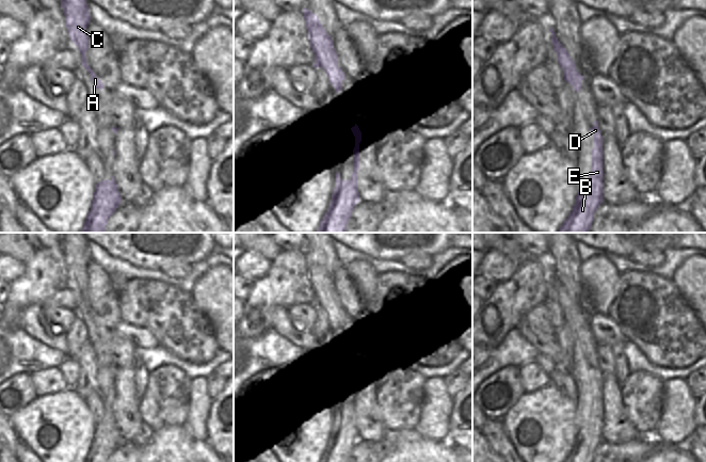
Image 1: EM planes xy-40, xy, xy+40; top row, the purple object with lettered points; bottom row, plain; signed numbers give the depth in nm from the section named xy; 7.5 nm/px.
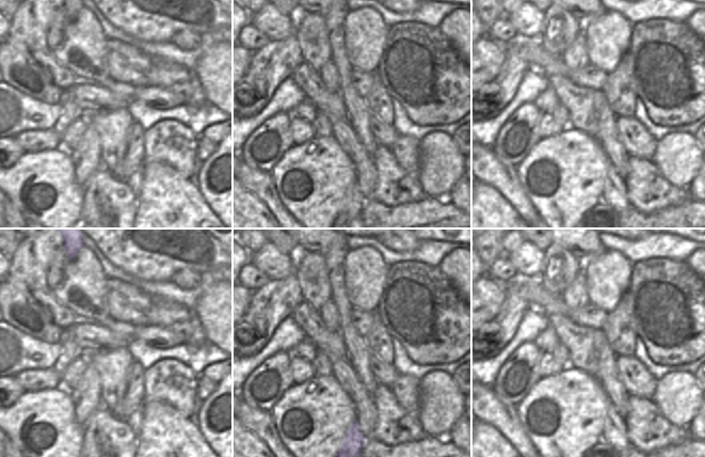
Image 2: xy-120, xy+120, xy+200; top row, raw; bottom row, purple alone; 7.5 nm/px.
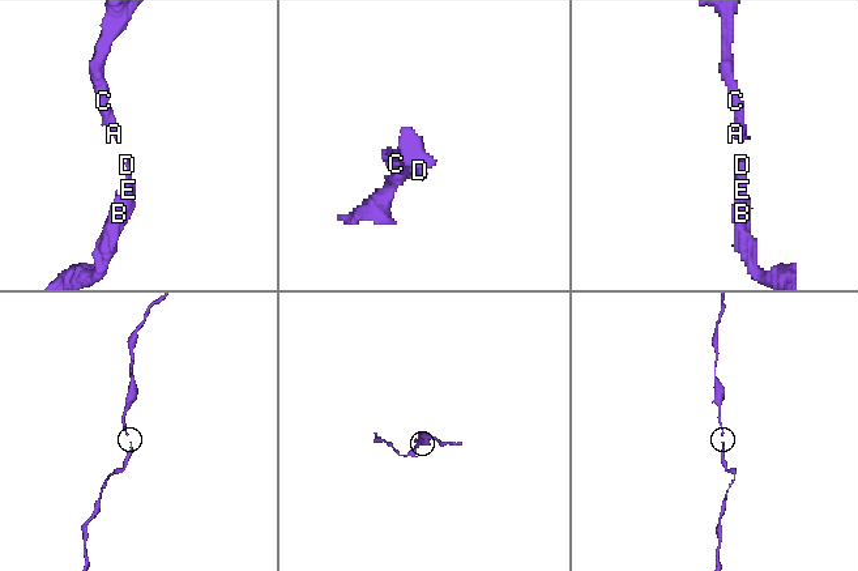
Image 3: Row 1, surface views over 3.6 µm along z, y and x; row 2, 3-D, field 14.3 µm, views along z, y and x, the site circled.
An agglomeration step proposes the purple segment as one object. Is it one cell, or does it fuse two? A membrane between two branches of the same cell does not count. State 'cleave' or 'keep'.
keep

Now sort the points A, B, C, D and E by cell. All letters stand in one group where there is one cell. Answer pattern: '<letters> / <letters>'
A B C D E

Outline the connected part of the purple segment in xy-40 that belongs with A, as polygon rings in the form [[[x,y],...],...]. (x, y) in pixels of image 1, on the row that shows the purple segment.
[[[61,0],[61,6],[65,15],[65,26],[71,42],[78,47],[82,55],[82,65],[91,75],[91,79],[96,89],[102,90],[103,83],[91,69],[86,62],[86,51],[89,49],[89,36],[86,28],[91,21],[86,0]]]

